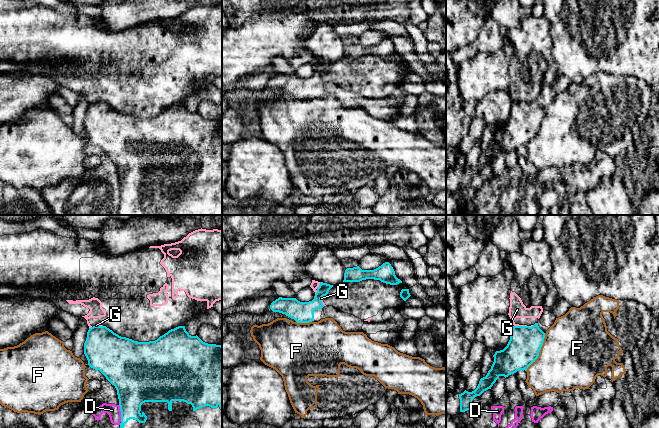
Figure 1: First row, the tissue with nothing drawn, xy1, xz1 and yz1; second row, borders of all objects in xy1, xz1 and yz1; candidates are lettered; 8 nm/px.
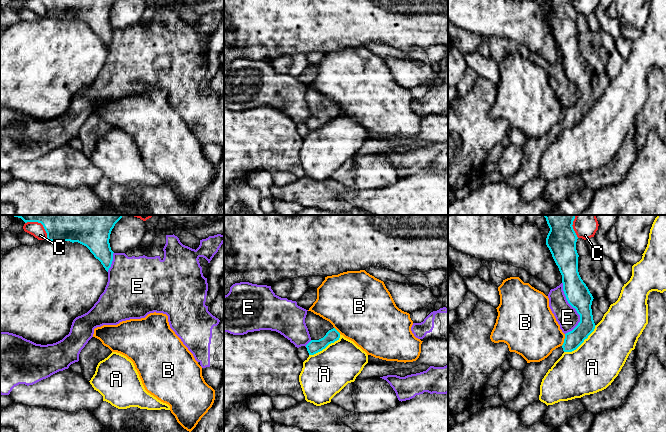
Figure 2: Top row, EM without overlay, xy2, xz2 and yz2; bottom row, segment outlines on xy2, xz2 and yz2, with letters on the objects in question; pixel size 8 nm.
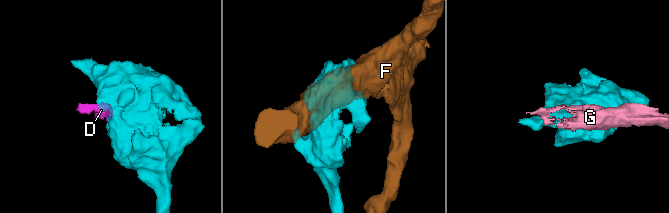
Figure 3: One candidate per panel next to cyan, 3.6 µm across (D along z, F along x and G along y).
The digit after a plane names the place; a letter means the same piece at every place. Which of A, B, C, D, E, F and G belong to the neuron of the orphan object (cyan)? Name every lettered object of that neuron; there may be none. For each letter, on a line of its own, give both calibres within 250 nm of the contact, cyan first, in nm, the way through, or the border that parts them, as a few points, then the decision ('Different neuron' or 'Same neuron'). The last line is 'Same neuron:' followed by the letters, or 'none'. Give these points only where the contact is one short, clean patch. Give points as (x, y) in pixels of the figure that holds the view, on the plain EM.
A: Thickness 140 nm (cyan) against 400 nm. Different neuron
B: Thickness 140 nm (cyan) against 400 nm. Boundary: yz2 (565, 110), (561, 121). Different neuron
C: Thickness 140 nm (cyan) against 110 nm. Different neuron
D: Thickness 300 nm (cyan) against 100 nm. Different neuron
E: Thickness 190 nm (cyan) against 180 nm. Different neuron
F: Thickness 260 nm (cyan) against 480 nm. Different neuron
G: Thickness 260 nm (cyan) against 140 nm. Boundary: yz1 (514, 101), (526, 102). Different neuron
Same neuron: none

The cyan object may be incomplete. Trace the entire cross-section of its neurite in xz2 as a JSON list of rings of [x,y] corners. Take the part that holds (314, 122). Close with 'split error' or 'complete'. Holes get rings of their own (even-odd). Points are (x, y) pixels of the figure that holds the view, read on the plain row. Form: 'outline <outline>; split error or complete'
outline [[[311,87],[307,88],[305,99],[311,113],[311,117],[306,121],[309,131],[322,127],[340,114],[340,109],[329,97]]]; split error

